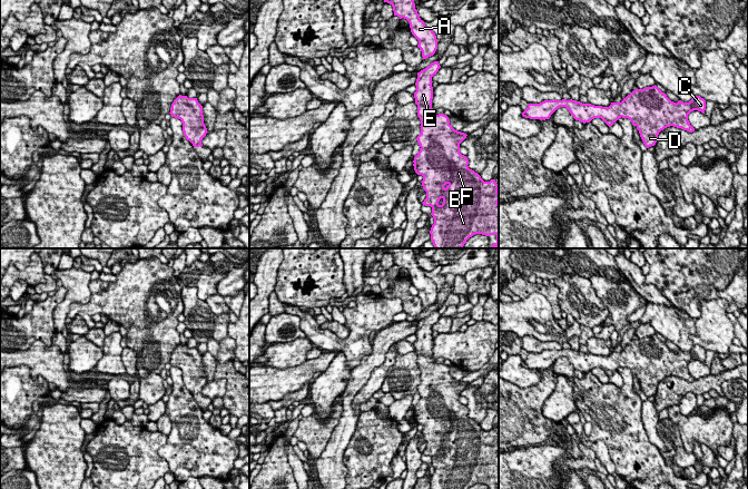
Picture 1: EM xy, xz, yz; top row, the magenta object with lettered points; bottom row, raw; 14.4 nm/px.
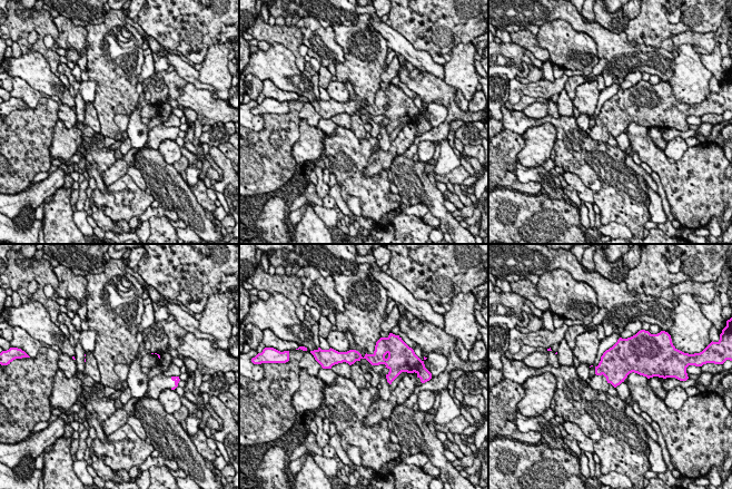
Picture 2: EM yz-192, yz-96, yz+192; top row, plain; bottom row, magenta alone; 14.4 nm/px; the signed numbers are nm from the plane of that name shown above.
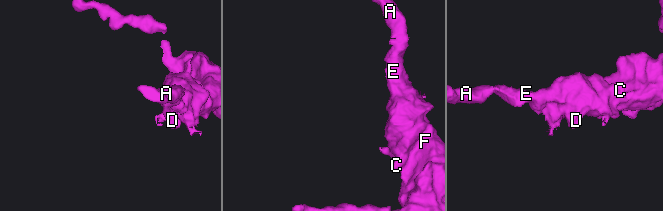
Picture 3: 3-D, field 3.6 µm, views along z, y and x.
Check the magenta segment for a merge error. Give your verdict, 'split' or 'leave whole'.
leave whole

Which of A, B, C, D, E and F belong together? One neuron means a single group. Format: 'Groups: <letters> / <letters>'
Groups: A B C D E F

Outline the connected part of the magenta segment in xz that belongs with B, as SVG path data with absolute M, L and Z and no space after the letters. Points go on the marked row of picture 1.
M439 61L417 72L414 92L417 116L421 120L421 134L416 140L420 151L414 157L413 166L417 175L423 176L422 186L426 198L422 203L432 207L434 224L431 227L431 241L435 248L463 248L466 241L475 234L495 235L496 242L491 248L499 247L499 185L494 179L484 182L481 176L469 168L469 159L460 153L460 144L466 134L455 130L449 117L435 114L432 108L432 77L441 68Z

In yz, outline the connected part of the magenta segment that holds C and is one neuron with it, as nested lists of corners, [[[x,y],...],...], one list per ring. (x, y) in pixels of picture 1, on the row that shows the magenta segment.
[[[654,85],[634,89],[621,102],[611,102],[609,107],[582,104],[572,99],[544,100],[540,104],[529,104],[522,116],[545,120],[560,107],[565,107],[575,120],[583,124],[601,118],[611,127],[619,118],[628,118],[639,130],[644,146],[649,148],[656,145],[659,133],[667,127],[695,131],[688,115],[693,110],[705,114],[706,100],[695,96],[689,102],[679,100],[676,104]]]

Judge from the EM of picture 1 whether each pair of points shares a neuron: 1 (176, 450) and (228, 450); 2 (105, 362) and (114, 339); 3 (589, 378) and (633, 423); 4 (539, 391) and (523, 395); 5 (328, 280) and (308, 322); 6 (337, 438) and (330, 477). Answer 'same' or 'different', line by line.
1: same
2: same
3: same
4: same
5: different
6: same

